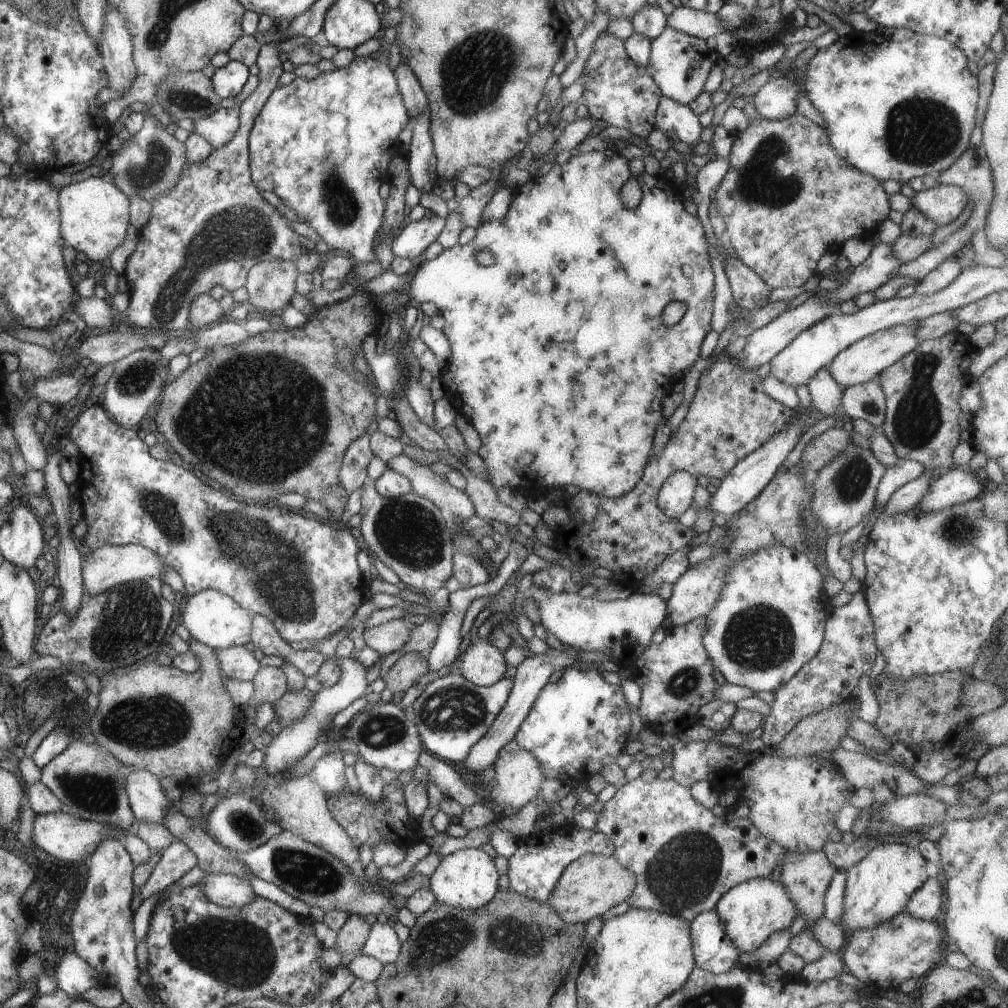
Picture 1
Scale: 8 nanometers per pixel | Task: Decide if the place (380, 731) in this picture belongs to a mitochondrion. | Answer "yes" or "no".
yes

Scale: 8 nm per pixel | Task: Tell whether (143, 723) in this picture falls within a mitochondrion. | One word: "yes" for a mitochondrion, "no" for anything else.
yes

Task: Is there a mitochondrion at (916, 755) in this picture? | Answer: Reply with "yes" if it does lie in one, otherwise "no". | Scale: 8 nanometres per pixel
no

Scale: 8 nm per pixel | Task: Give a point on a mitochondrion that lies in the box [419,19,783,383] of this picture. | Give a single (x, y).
(476, 69)

